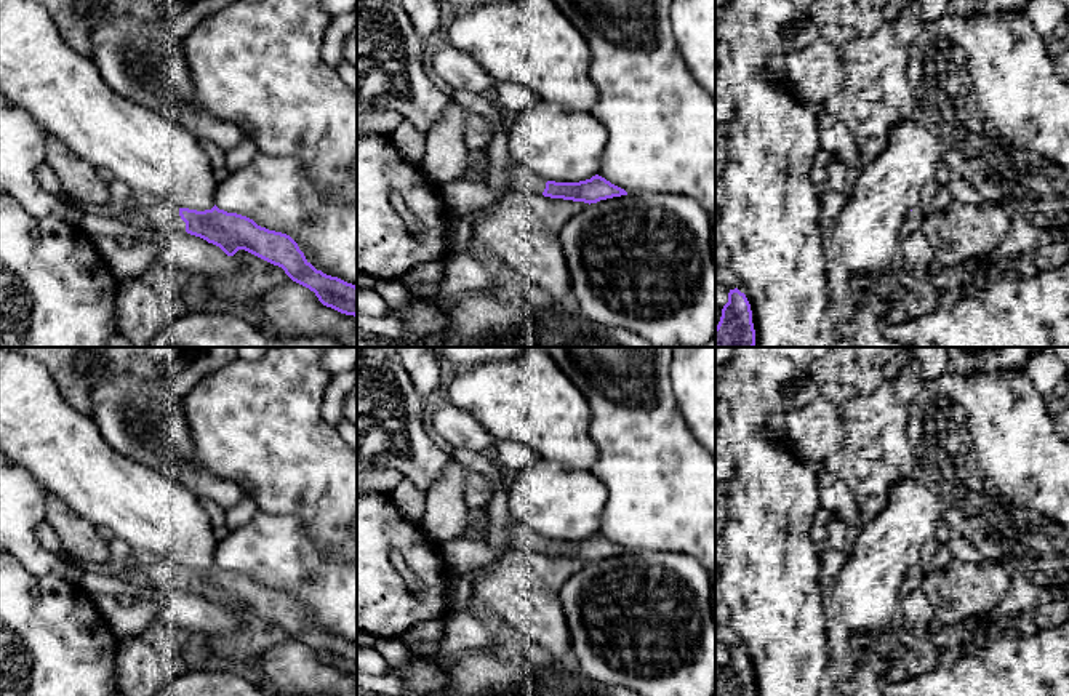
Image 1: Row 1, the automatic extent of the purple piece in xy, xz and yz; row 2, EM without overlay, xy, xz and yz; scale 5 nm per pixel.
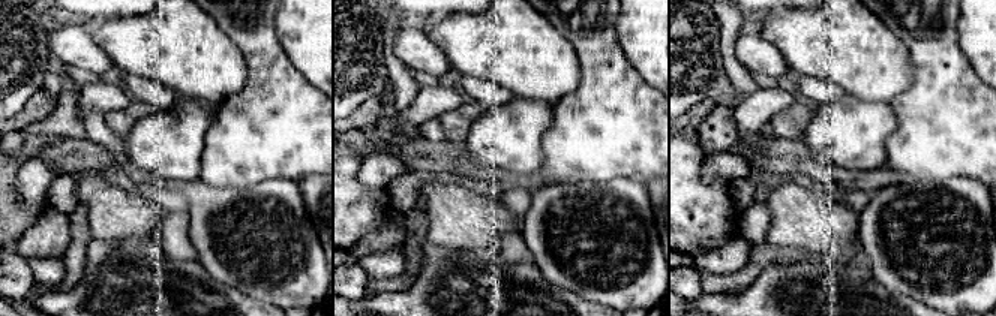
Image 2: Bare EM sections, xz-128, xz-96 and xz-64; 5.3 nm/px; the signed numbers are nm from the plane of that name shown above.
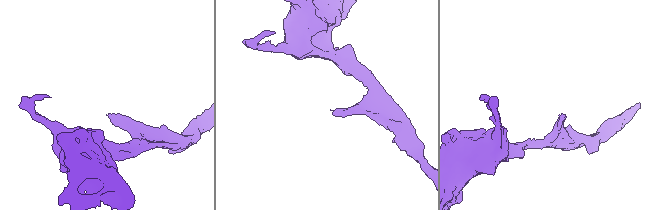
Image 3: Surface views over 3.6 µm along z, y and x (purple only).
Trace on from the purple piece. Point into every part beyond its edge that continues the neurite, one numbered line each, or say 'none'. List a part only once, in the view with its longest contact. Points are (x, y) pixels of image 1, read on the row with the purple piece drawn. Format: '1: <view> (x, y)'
1: xy (162, 218)

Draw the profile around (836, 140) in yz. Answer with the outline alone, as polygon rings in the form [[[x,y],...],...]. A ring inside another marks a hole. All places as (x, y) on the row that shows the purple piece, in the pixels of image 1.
[[[824,109],[816,110],[819,125],[819,150],[843,162],[847,166],[859,165],[858,146],[845,123]]]

